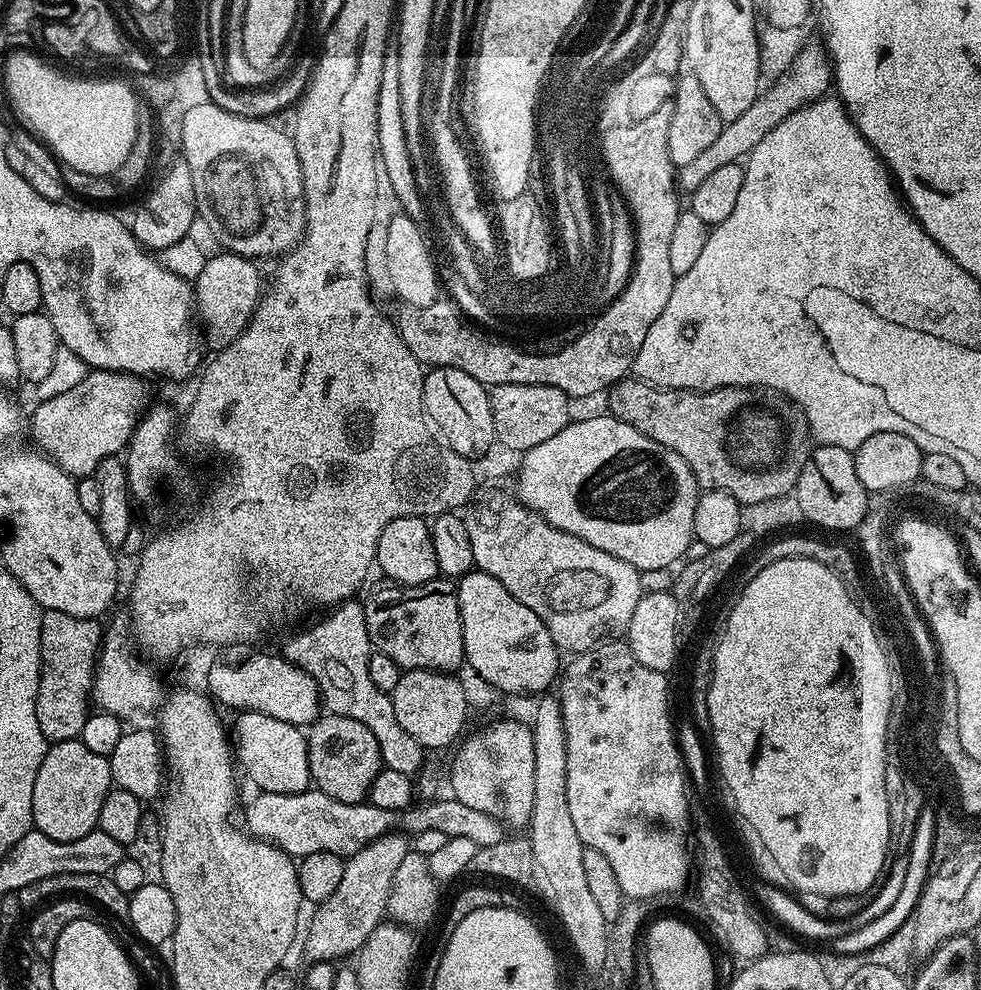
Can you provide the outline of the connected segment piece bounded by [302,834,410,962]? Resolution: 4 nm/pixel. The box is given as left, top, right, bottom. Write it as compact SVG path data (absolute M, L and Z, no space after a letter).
M389 834L370 842L358 854L347 857L342 870L342 883L326 902L315 905L308 933L303 933L304 956L308 962L340 962L343 956L351 957L370 938L370 934L385 919L391 883L402 858L410 851L407 835Z

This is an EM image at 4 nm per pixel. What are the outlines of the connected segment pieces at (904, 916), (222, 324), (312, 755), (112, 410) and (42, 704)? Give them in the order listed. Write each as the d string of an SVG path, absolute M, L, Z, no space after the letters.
M931 806L924 807L920 812L917 811L914 824L914 839L911 842L909 865L906 866L905 884L902 886L902 891L898 894L898 899L890 906L890 910L882 917L876 918L873 922L866 922L866 926L862 926L853 932L845 932L844 935L836 937L831 941L830 948L833 953L838 956L852 955L860 956L871 951L872 948L878 946L879 943L884 943L904 921L911 919L915 913L916 904L920 900L920 896L924 891L924 885L930 875L932 865L932 848L934 846L934 836L937 835L936 828L936 808Z
M225 250L217 252L217 256L209 255L205 259L202 274L194 281L194 308L204 319L204 332L212 350L222 349L240 337L262 295L260 272L249 257Z
M331 714L321 715L306 732L308 738L308 757L312 784L322 794L338 798L338 802L363 804L369 799L372 783L382 767L378 738L354 722L354 718L342 718Z
M90 370L66 394L37 403L32 416L30 412L31 443L67 476L83 478L95 474L106 458L120 456L127 449L136 424L149 407L148 388L140 380L143 379L131 372Z
M45 611L40 635L40 681L36 713L42 734L52 744L74 740L82 734L90 714L92 677L102 643L102 624L99 619L74 618L74 614Z

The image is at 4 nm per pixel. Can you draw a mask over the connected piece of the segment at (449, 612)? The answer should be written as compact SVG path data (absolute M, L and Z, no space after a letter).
M437 578L425 584L411 586L388 586L372 592L363 601L366 630L372 640L373 649L382 654L390 654L402 670L425 668L431 672L455 673L459 664L465 663L464 631L460 603L456 597L456 584L448 578Z

